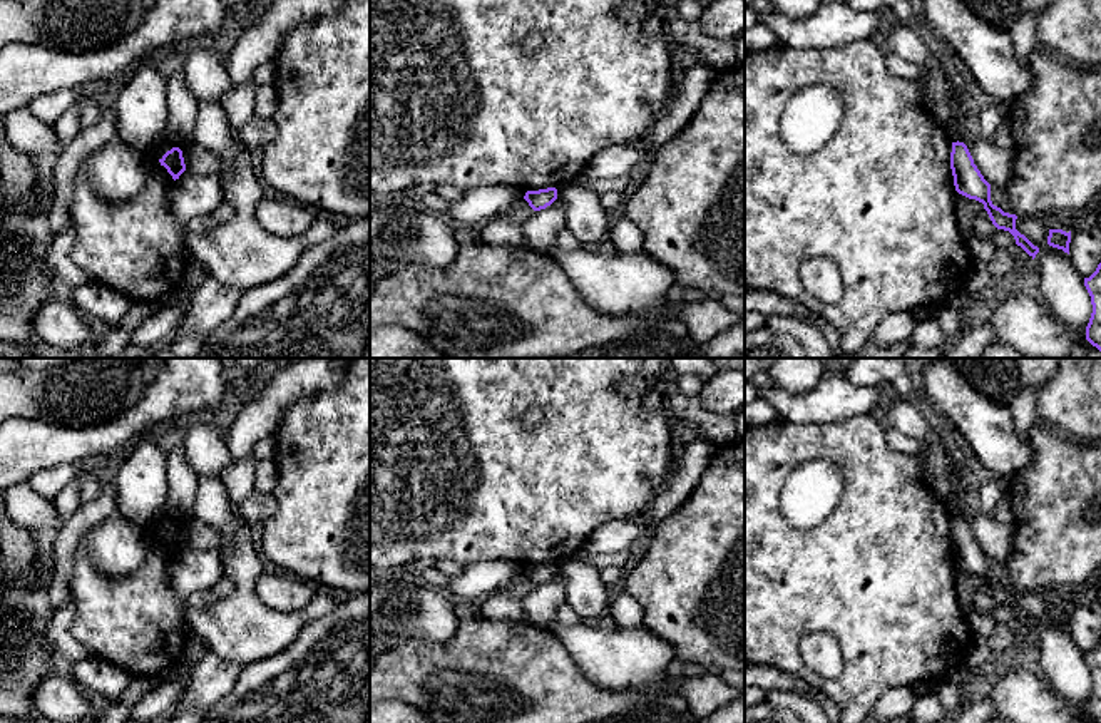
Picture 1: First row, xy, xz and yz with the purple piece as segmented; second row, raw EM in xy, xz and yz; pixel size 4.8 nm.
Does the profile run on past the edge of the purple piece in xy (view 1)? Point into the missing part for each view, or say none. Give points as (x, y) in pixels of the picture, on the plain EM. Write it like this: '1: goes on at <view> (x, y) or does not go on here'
1: does not go on here

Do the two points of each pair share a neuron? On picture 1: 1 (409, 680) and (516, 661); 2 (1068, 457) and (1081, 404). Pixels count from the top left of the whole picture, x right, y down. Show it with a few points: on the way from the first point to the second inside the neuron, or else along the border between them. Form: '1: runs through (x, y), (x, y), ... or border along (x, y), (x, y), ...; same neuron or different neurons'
1: runs through (435, 671), (445, 665), (489, 665); same neuron
2: border along (1041, 422), (1083, 442); different neurons

